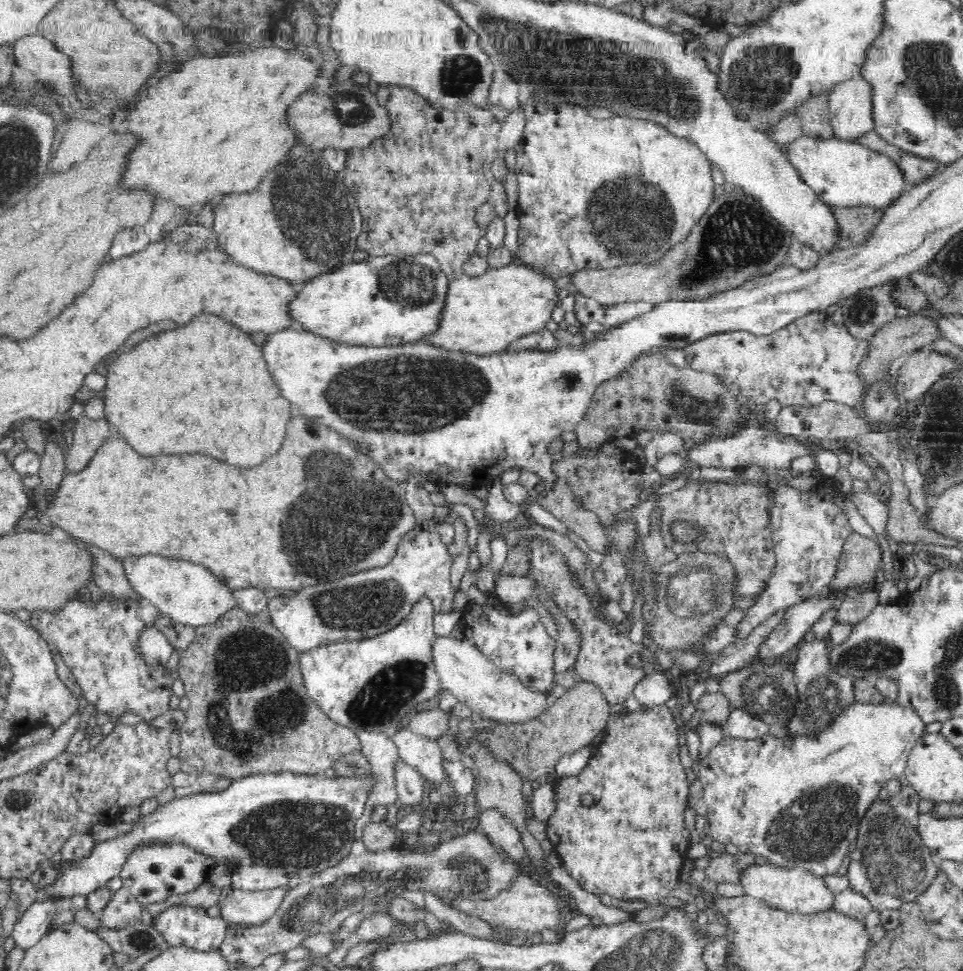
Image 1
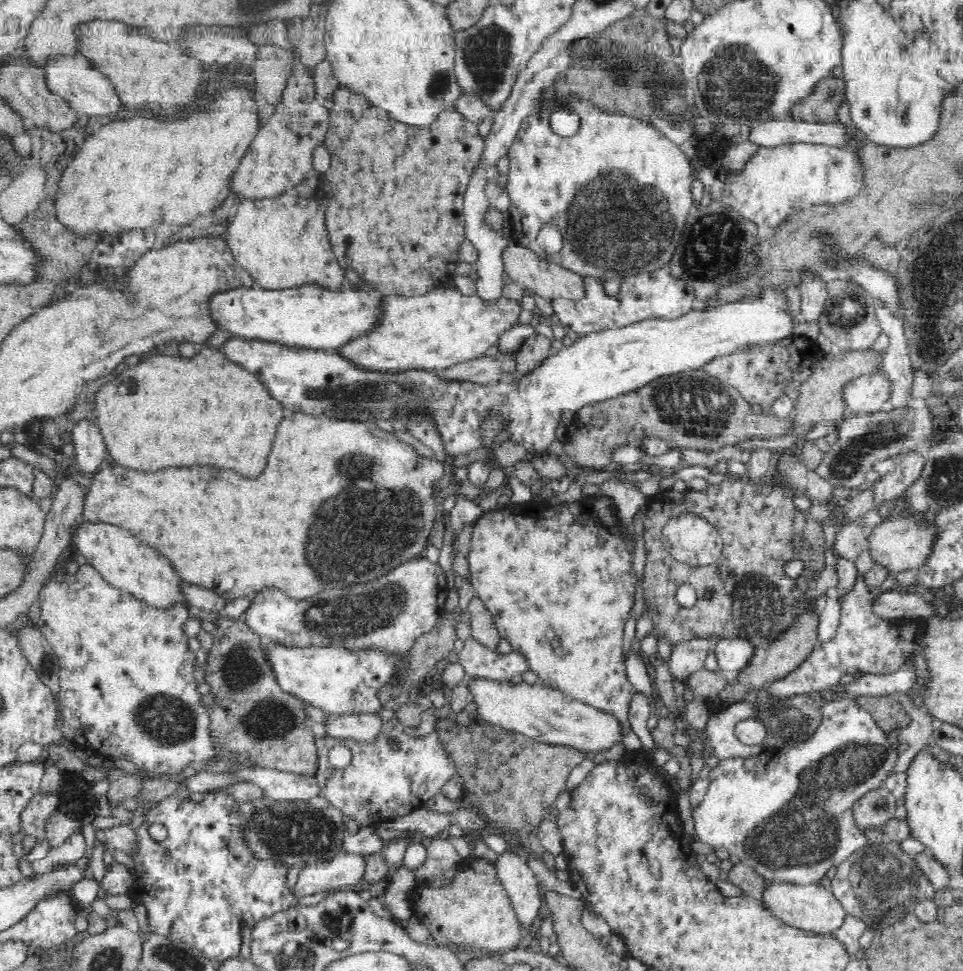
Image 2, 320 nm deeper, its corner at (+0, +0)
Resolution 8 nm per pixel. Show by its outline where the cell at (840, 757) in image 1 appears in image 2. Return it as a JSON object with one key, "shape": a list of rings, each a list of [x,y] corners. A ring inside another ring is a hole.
{"shape":[[[845,693],[839,699],[828,701],[824,706],[821,706],[821,715],[822,718],[819,725],[803,741],[793,744],[780,743],[776,748],[764,748],[761,753],[755,756],[735,756],[717,761],[710,760],[709,763],[712,770],[710,769],[708,774],[710,777],[708,790],[706,790],[706,794],[700,804],[692,812],[696,838],[700,842],[709,844],[714,849],[724,848],[729,853],[737,854],[740,862],[773,882],[796,881],[796,883],[803,885],[818,883],[820,878],[824,878],[825,875],[831,875],[837,866],[840,866],[853,853],[857,853],[869,844],[864,831],[861,830],[858,823],[856,823],[856,819],[854,819],[854,813],[852,813],[854,812],[854,802],[860,800],[862,796],[866,796],[868,792],[884,786],[886,778],[894,770],[894,766],[896,766],[900,756],[897,743],[891,738],[891,735],[886,734],[886,731],[876,723],[876,719],[868,710],[860,705],[858,698],[850,694]]]}

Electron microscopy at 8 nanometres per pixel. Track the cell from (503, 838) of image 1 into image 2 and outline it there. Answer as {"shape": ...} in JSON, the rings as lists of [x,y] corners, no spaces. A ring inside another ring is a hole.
{"shape":[[[511,851],[500,854],[493,864],[502,885],[508,891],[518,919],[522,921],[522,927],[528,930],[542,904],[540,886],[534,872],[516,852]]]}

